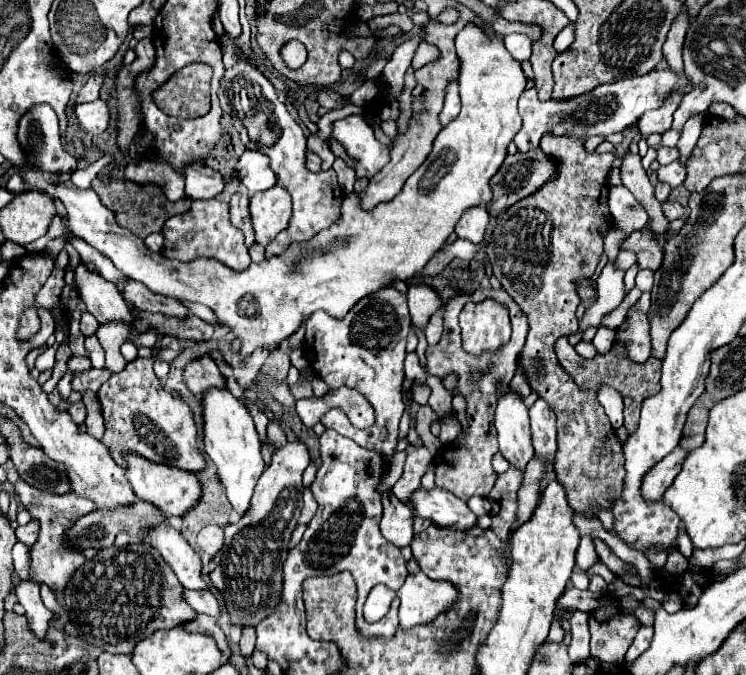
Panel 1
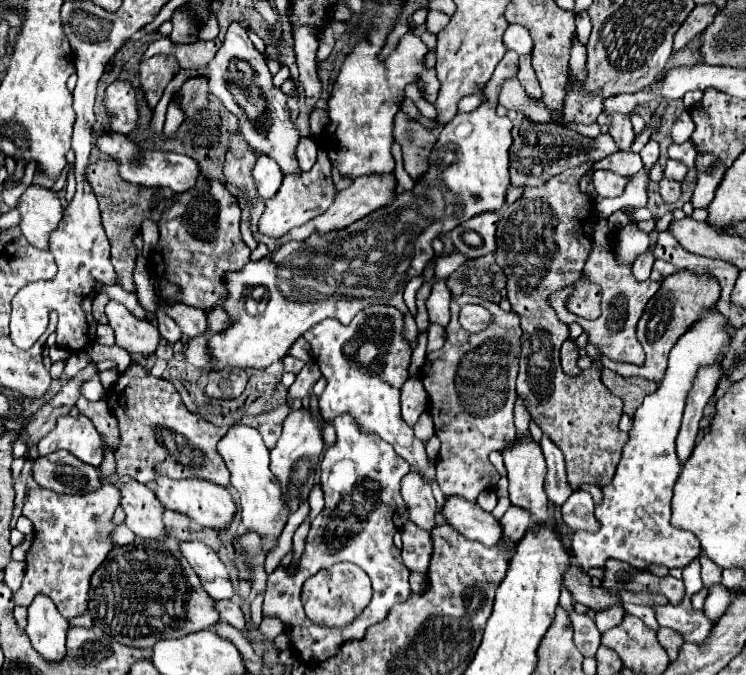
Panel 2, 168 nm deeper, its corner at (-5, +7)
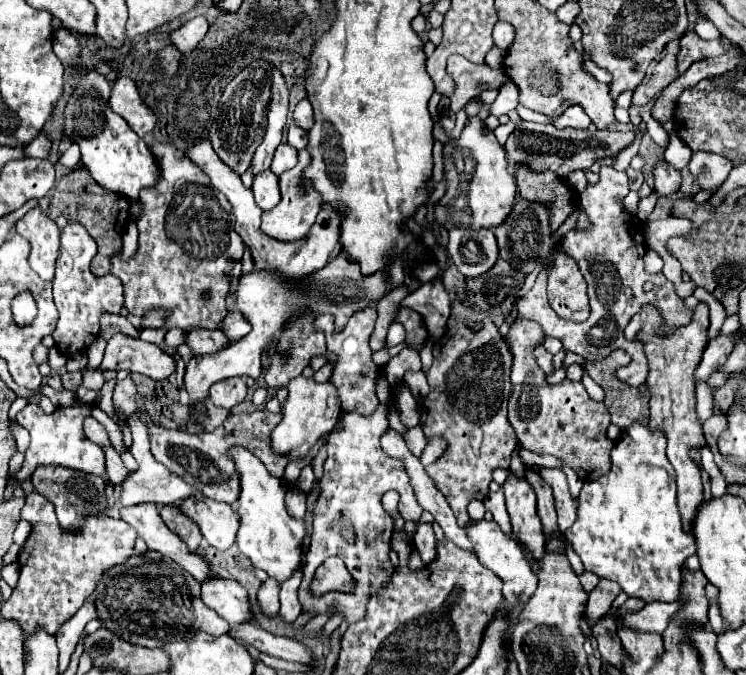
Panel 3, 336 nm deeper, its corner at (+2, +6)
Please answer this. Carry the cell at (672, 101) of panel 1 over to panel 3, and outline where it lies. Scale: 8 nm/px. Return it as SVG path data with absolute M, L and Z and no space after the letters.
M582 170L569 173L567 177L561 178L560 181L578 193L582 193L588 184L585 173Z

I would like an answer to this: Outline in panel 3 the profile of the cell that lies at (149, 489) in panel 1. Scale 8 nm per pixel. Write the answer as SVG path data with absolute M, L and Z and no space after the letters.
M185 499L185 503L175 505L179 511L185 511L189 519L193 519L205 541L217 549L229 549L235 541L235 533L239 529L239 515L233 511L229 503L207 501L207 499Z

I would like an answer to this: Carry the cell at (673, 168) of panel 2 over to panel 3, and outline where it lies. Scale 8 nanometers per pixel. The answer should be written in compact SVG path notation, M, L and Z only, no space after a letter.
M671 131L669 145L665 149L665 163L681 171L689 163L689 159L691 159L691 149L685 147L685 143L681 143L681 137L677 135L677 131Z

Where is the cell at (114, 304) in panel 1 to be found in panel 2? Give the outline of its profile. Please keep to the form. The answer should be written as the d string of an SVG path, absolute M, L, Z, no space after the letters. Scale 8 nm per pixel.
M110 300L106 306L106 316L114 330L116 346L124 348L128 354L152 356L160 344L160 334L156 326L148 320L136 320L124 304Z

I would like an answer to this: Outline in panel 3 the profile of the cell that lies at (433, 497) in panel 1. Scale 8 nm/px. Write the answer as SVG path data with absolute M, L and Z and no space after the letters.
M481 519L481 523L469 521L465 525L465 531L469 535L469 541L473 543L473 553L477 555L477 559L487 569L491 569L495 575L499 575L503 579L503 597L505 597L505 601L507 603L515 603L515 601L527 603L531 599L531 595L535 593L537 575L531 571L529 561L523 557L521 545L513 537L505 535L495 521L485 521L485 519Z

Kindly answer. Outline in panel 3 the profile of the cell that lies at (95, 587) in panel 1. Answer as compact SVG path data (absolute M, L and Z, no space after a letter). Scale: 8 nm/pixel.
M157 551L131 555L129 563L111 567L99 579L95 591L97 619L119 639L151 649L189 639L195 631L205 631L209 635L227 633L229 623L201 601L199 587L197 579L171 559L157 555Z

